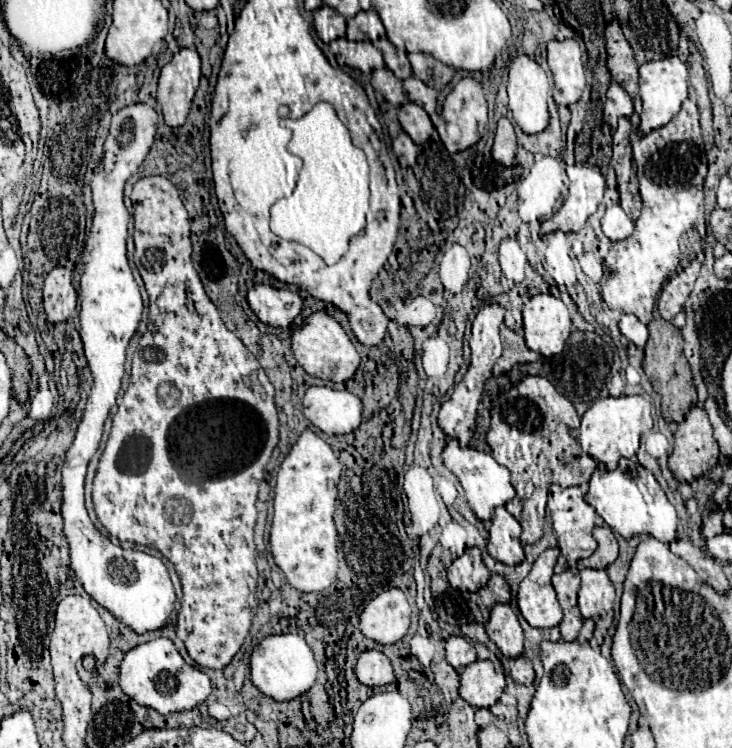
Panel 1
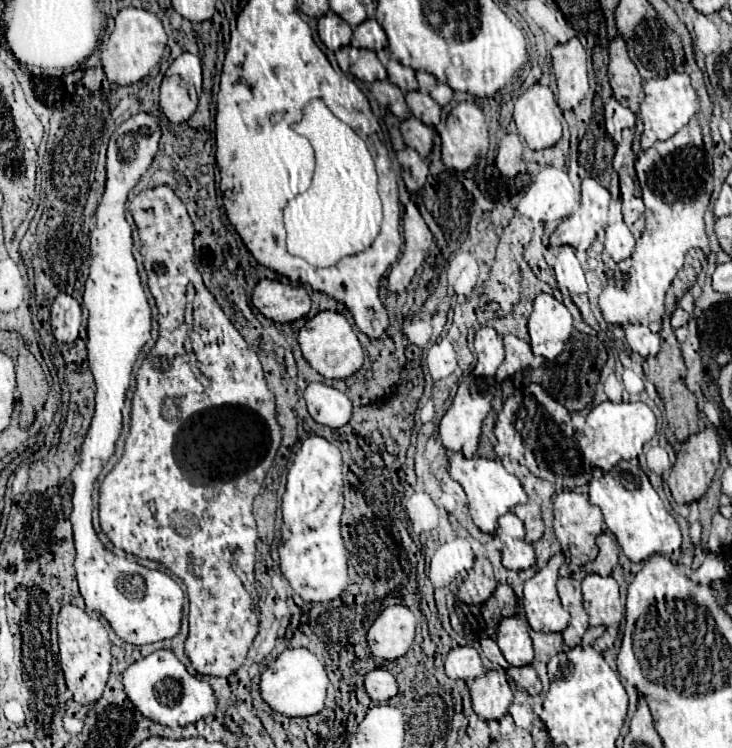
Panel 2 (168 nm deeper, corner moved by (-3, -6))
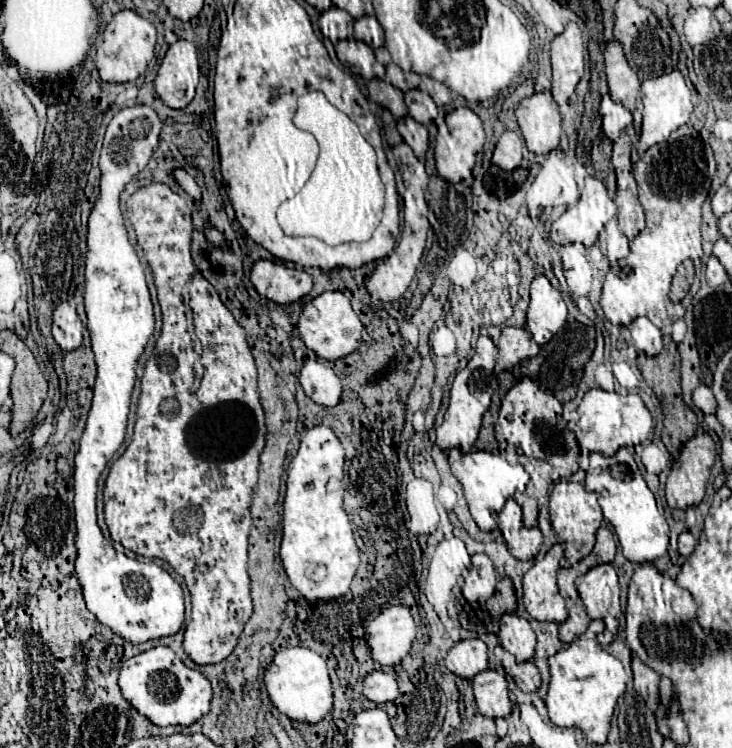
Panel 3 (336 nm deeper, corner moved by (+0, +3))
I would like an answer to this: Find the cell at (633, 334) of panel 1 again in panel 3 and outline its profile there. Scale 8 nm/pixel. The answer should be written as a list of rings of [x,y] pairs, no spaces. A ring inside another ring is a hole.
[[[638,317],[630,325],[630,333],[634,339],[636,351],[642,351],[650,357],[654,357],[662,351],[662,331],[654,323],[650,323],[646,317]]]

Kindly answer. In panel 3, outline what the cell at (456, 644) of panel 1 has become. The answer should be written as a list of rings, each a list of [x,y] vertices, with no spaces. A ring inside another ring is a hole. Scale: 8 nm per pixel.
[[[468,639],[456,643],[446,659],[446,667],[464,679],[472,679],[474,675],[482,673],[488,667],[488,655],[486,655],[486,643],[482,639]]]

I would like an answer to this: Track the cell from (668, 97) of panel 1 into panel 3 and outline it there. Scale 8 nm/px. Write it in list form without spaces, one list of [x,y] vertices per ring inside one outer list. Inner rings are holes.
[[[672,71],[668,75],[660,75],[656,79],[648,79],[642,83],[642,103],[644,103],[644,121],[642,121],[642,135],[638,143],[638,153],[642,155],[656,143],[662,143],[670,137],[672,131],[686,125],[692,115],[692,101],[686,81],[680,71]]]

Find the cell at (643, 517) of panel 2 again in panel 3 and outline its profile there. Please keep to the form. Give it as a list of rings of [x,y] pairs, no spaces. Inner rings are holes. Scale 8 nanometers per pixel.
[[[602,453],[590,455],[590,469],[586,471],[586,489],[598,495],[604,517],[612,523],[614,533],[622,545],[622,553],[632,563],[652,563],[662,557],[668,549],[668,523],[656,507],[656,499],[648,489],[636,461],[628,455],[622,461],[622,455],[606,457]]]

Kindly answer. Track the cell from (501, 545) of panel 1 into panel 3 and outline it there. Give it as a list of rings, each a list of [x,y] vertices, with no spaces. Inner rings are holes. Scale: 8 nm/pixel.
[[[508,499],[502,513],[500,513],[500,521],[498,527],[508,543],[510,553],[520,559],[520,561],[528,561],[534,559],[544,543],[542,531],[538,527],[526,529],[522,525],[522,509],[514,499]]]

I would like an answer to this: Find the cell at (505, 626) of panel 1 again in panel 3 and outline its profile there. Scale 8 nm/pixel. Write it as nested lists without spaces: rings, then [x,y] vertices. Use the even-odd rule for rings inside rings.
[[[504,615],[500,621],[500,633],[498,633],[500,645],[516,657],[518,663],[524,663],[534,657],[536,649],[536,635],[530,627],[530,623],[518,615]]]

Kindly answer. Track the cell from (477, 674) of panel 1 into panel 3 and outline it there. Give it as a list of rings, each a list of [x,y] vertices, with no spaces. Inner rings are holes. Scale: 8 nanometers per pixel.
[[[486,669],[472,679],[474,697],[478,711],[486,717],[508,717],[512,713],[512,703],[508,697],[506,677],[494,669]]]

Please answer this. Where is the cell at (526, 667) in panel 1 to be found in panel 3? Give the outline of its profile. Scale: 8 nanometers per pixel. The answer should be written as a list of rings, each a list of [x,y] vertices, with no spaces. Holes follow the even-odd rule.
[[[500,645],[496,646],[494,654],[502,661],[506,675],[510,675],[514,679],[514,683],[518,685],[520,691],[536,691],[540,687],[540,671],[536,669],[536,665],[532,661],[518,663],[514,659],[514,655],[510,655]]]

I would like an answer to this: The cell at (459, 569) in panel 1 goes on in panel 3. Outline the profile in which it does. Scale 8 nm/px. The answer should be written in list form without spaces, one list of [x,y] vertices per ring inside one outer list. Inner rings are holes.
[[[472,555],[472,567],[468,571],[466,583],[462,587],[462,593],[468,603],[474,601],[486,601],[494,589],[496,589],[496,571],[488,555]]]

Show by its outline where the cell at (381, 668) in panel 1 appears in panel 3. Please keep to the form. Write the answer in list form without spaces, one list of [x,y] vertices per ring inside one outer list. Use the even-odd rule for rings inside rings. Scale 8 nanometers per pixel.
[[[384,671],[368,673],[368,677],[364,681],[364,695],[378,705],[394,701],[400,695],[398,685],[396,685],[396,677],[390,673],[384,673]]]

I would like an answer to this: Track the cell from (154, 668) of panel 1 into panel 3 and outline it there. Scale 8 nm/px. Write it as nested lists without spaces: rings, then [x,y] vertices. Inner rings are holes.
[[[162,645],[126,659],[120,671],[118,685],[122,689],[124,699],[140,715],[150,719],[158,727],[168,727],[168,725],[188,727],[208,713],[212,701],[210,681],[202,673],[188,669],[174,655],[170,647],[162,647]]]

